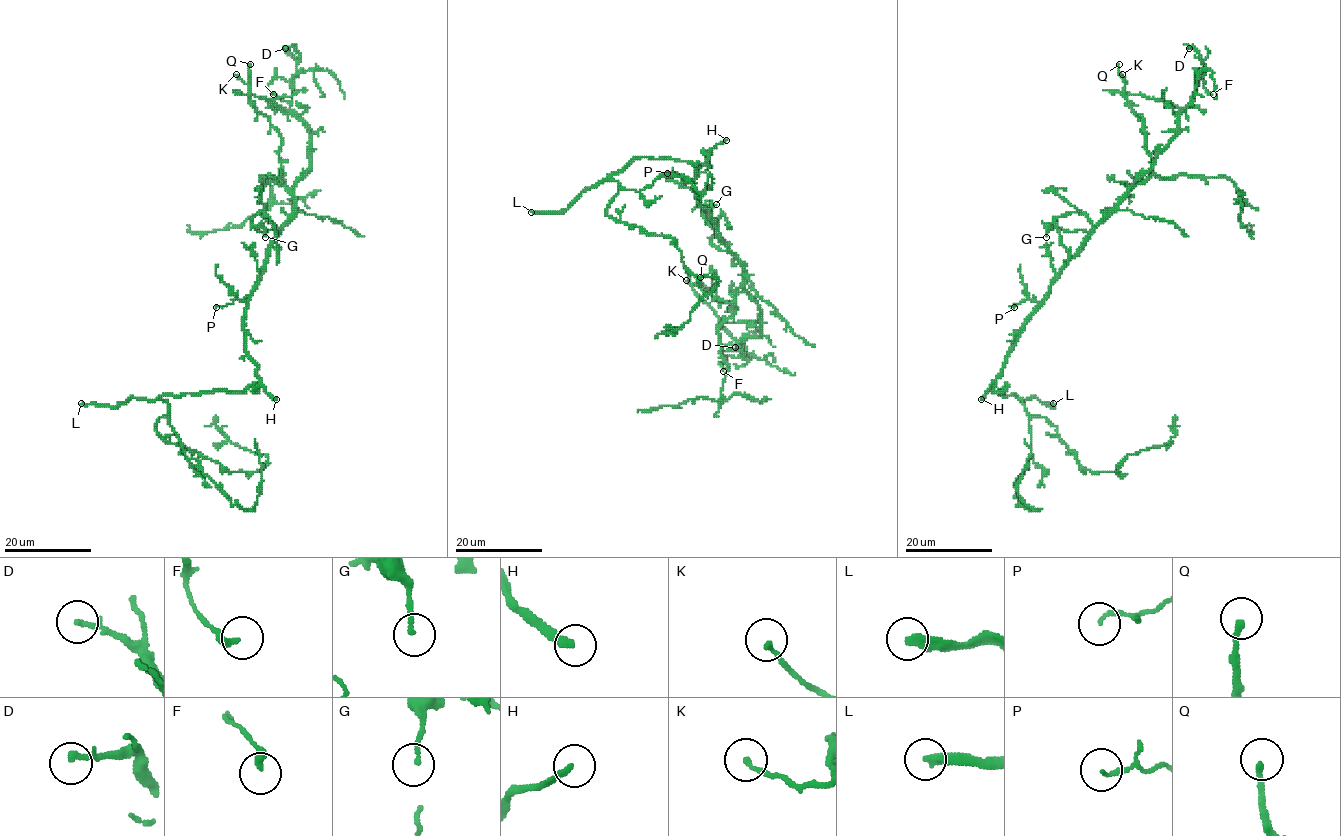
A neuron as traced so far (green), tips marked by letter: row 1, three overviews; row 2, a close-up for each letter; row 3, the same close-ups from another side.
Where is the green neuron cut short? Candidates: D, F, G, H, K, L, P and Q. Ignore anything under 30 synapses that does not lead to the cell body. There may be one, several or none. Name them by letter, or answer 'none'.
H, L

